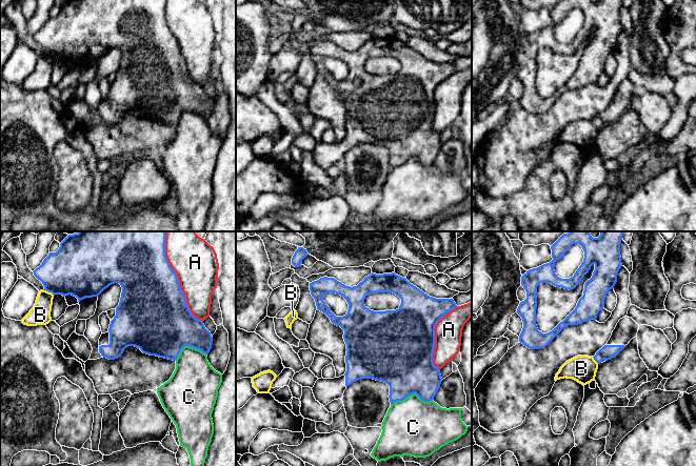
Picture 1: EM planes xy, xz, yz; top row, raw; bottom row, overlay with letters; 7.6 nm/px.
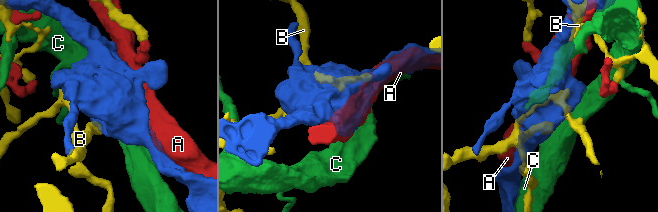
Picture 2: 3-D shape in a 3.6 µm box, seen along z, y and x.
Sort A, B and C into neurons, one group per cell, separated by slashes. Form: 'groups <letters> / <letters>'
groups A / B / C

